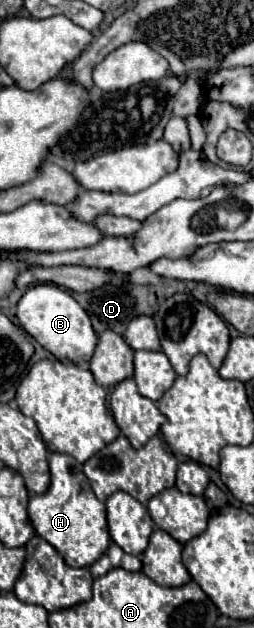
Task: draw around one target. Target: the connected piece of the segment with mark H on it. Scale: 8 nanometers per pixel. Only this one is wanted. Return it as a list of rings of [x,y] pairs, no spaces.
[[[53,452],[49,454],[51,486],[45,494],[33,494],[29,498],[29,518],[35,532],[49,544],[59,548],[59,554],[73,568],[91,566],[109,548],[109,530],[105,518],[105,504],[99,502],[89,486],[87,476],[79,470],[83,464],[69,454]]]

